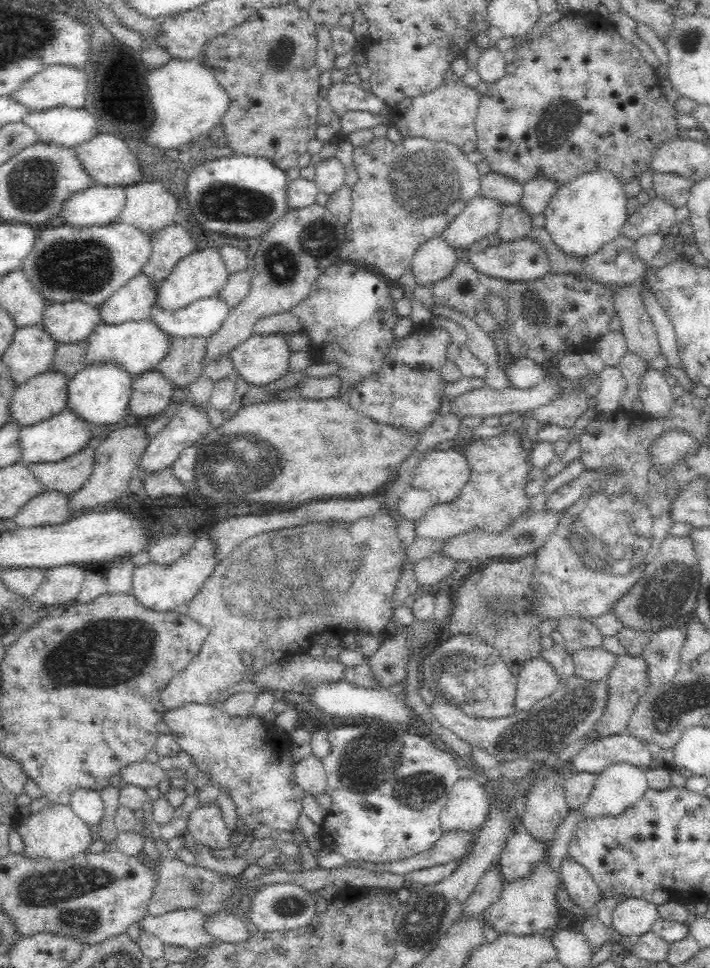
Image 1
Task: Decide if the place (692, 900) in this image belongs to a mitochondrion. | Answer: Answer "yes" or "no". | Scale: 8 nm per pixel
no

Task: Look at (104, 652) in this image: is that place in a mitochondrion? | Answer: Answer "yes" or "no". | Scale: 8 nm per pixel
yes

